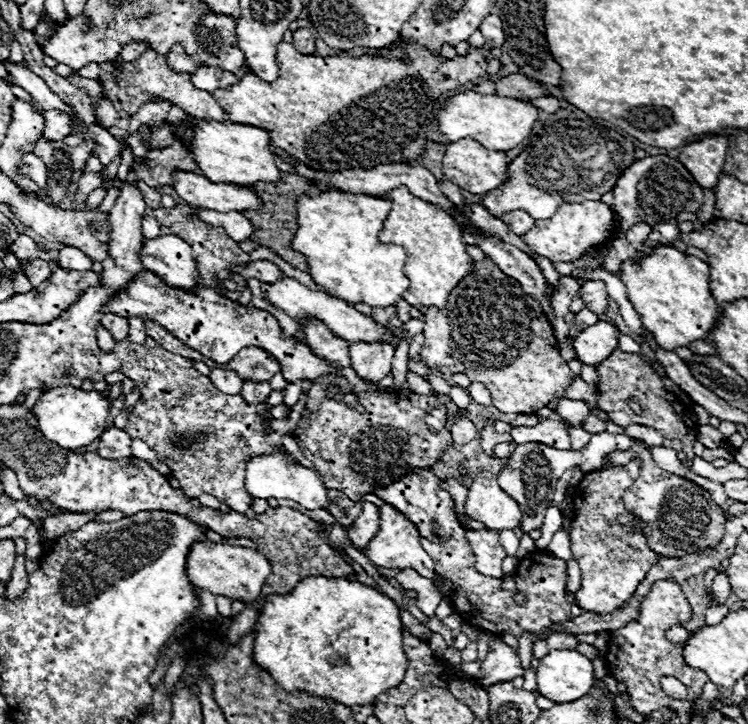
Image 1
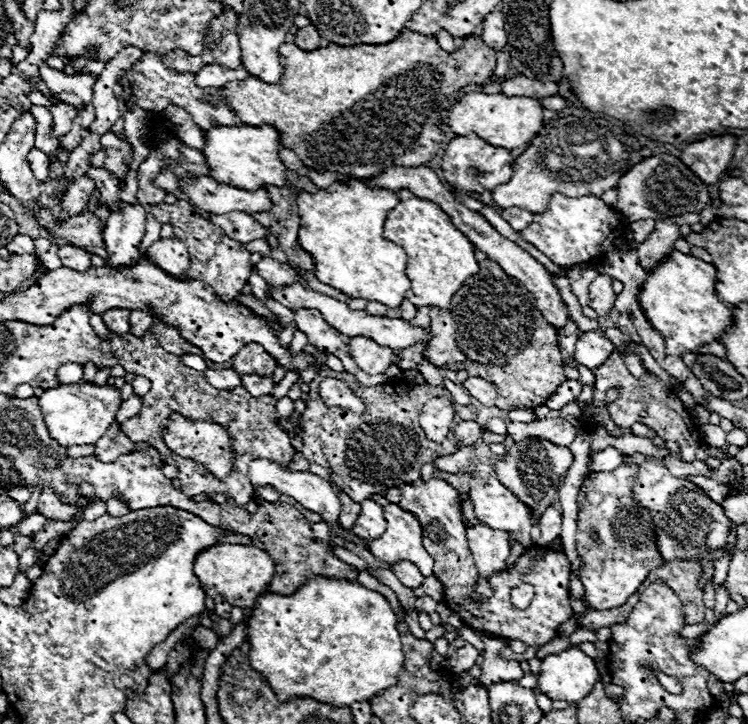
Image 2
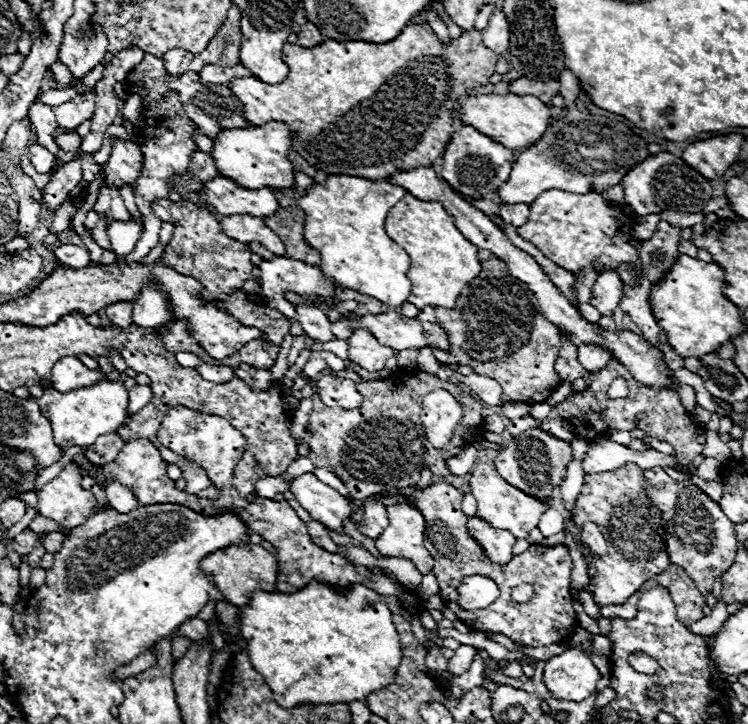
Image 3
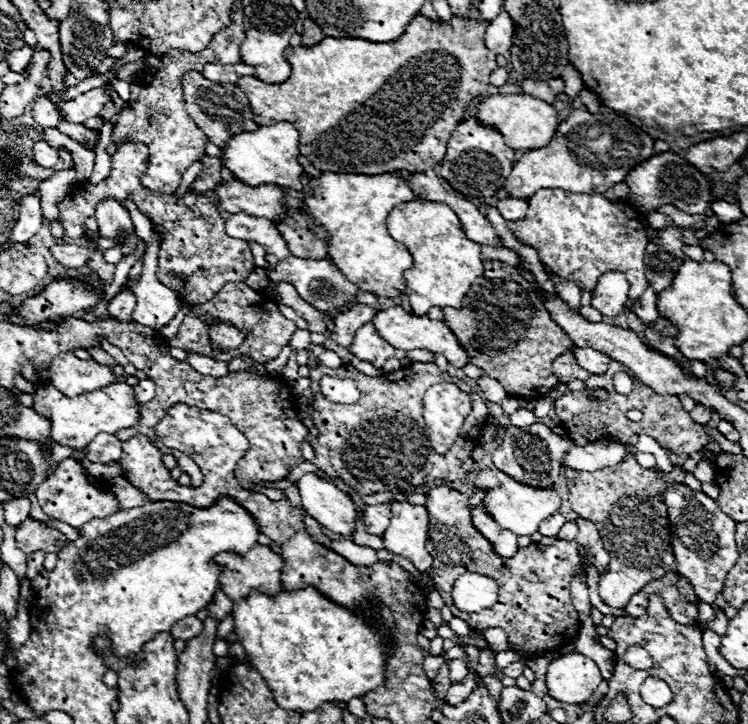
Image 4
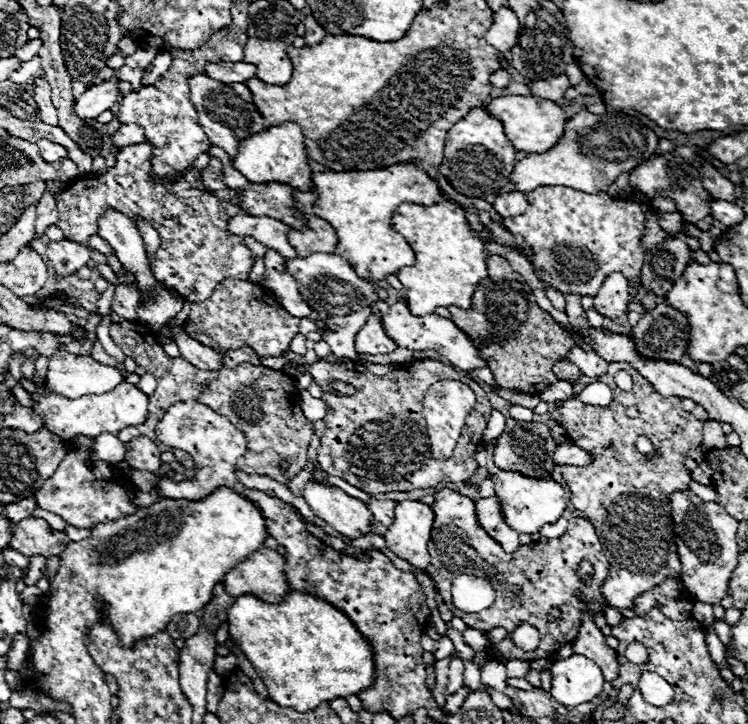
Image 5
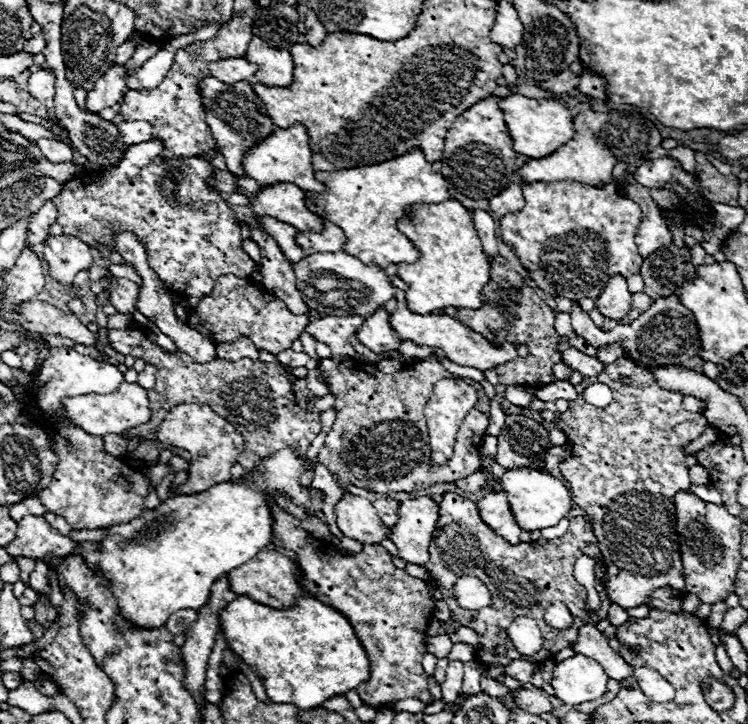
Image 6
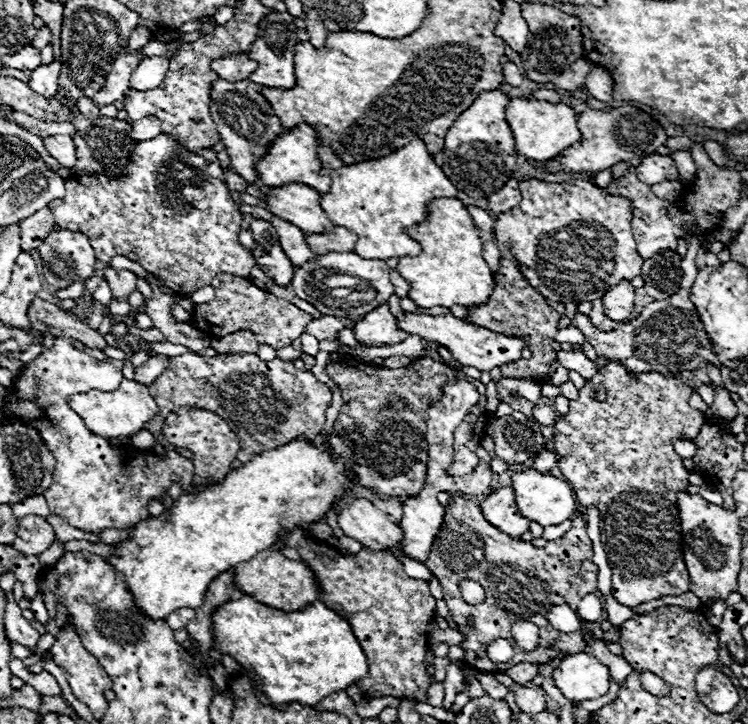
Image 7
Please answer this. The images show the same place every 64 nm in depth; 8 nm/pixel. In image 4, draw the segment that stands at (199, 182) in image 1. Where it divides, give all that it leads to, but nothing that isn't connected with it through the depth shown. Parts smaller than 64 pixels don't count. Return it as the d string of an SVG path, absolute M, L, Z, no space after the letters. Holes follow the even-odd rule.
M242 182L218 186L218 206L230 214L246 212L250 216L264 216L270 220L282 220L286 216L284 190L276 184L246 186Z

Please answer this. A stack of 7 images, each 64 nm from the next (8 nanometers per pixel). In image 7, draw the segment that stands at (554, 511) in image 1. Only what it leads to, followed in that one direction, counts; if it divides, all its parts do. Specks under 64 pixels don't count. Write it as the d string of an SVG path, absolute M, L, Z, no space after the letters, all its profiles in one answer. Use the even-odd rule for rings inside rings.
M564 520L560 524L554 524L554 526L544 526L544 534L542 538L546 540L556 540L556 538L562 538L562 534L566 534L572 526L572 520Z

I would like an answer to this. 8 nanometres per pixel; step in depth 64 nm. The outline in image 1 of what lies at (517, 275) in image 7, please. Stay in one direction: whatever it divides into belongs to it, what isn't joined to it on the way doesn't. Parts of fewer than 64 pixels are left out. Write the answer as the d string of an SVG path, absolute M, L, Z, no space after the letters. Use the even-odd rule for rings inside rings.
M488 258L474 262L474 272L468 274L456 290L452 290L444 310L434 306L424 310L424 324L426 342L420 350L420 360L442 374L464 372L472 382L486 384L486 388L492 392L492 404L500 412L532 414L544 408L552 398L562 396L562 390L572 384L572 372L566 360L560 356L554 328L538 302Z

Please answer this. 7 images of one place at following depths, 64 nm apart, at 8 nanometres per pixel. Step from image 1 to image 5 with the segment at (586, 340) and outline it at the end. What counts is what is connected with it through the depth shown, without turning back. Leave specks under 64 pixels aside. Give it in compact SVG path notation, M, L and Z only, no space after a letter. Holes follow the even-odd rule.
M574 346L572 350L568 350L566 358L568 358L572 364L576 364L584 376L598 378L598 376L602 376L602 374L608 370L608 362L602 360L596 352L584 352L584 350L578 348L578 346Z

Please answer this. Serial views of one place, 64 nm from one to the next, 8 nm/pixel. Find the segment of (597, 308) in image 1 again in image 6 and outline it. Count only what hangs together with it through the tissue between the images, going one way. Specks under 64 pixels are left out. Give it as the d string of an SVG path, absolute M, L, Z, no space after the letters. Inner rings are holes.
M618 274L608 282L604 292L596 300L596 306L604 316L608 316L612 320L622 320L628 316L628 312L632 308L630 302L632 302L632 294L628 290L626 278L622 278Z

